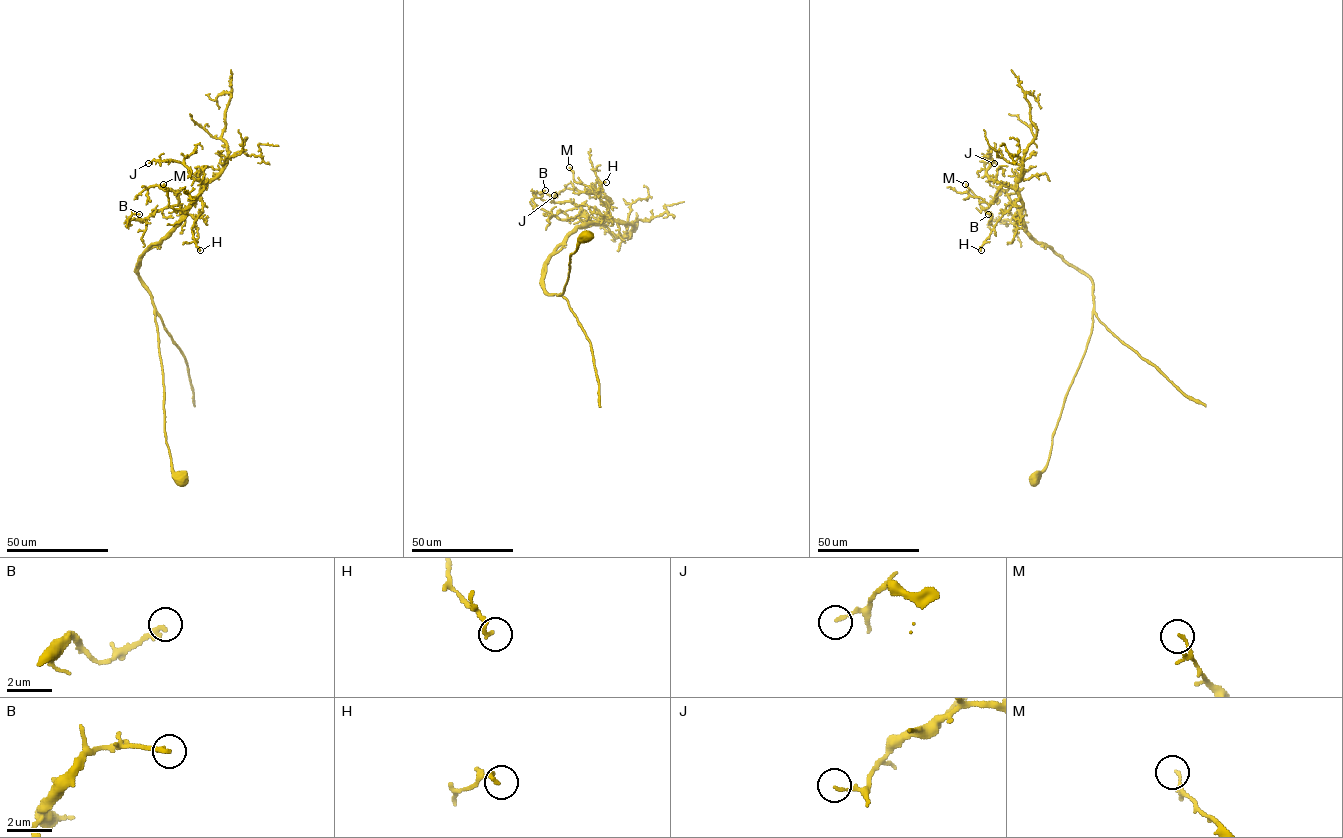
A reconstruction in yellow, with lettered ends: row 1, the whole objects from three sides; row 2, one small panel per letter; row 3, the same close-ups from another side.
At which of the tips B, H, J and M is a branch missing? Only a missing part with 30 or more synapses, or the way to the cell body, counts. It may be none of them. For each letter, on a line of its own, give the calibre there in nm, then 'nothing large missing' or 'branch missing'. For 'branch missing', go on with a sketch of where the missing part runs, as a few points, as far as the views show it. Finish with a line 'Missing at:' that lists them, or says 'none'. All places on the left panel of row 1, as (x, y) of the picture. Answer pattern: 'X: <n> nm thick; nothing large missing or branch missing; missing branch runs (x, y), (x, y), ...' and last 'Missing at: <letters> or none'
B: 220 nm thick; nothing large missing
H: 150 nm thick; nothing large missing
J: 130 nm thick; nothing large missing
M: 110 nm thick; nothing large missing
Missing at: none

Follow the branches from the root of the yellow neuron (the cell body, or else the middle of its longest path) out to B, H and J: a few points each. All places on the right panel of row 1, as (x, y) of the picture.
B: (1035, 480), (1091, 333), (1093, 282), (1038, 243), (1015, 205), (1010, 220), (988, 214)
H: (1035, 480), (1048, 461), (1064, 397), (1091, 333), (1093, 282), (1028, 232), (1020, 199), (1003, 214), (981, 250)
J: (1035, 480), (1091, 333), (1093, 282), (1028, 232), (1020, 196), (987, 174), (987, 161), (994, 163)

